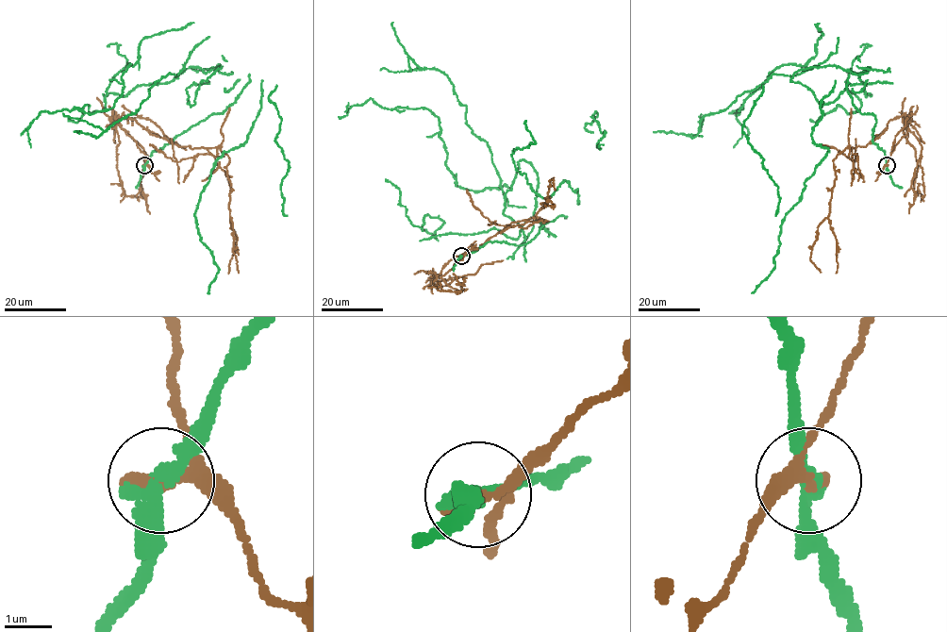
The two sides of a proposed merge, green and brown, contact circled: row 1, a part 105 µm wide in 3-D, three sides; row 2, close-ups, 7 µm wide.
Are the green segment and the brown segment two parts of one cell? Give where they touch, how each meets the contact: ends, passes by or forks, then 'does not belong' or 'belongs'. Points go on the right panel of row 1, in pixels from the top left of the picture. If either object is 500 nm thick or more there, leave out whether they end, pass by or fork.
place (887, 165); green passes by; brown passes by; does not belong

